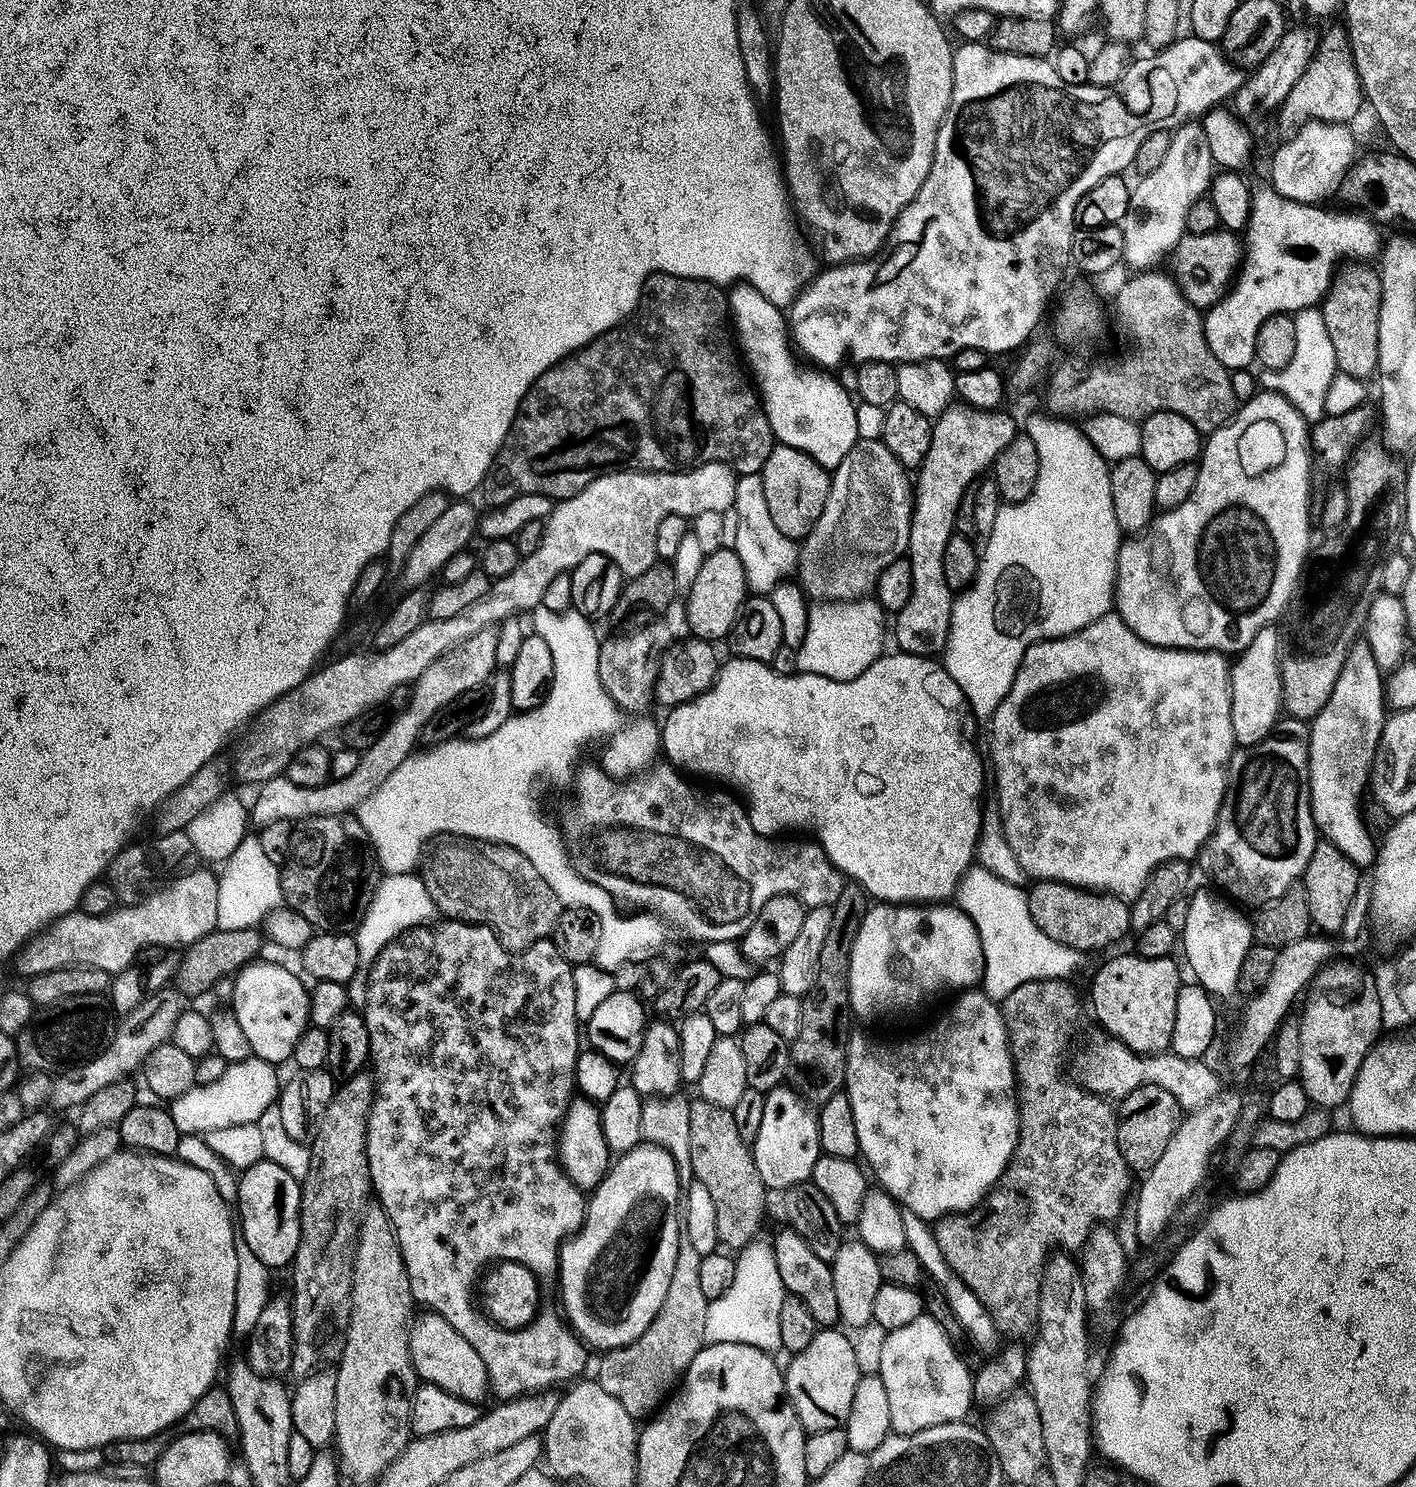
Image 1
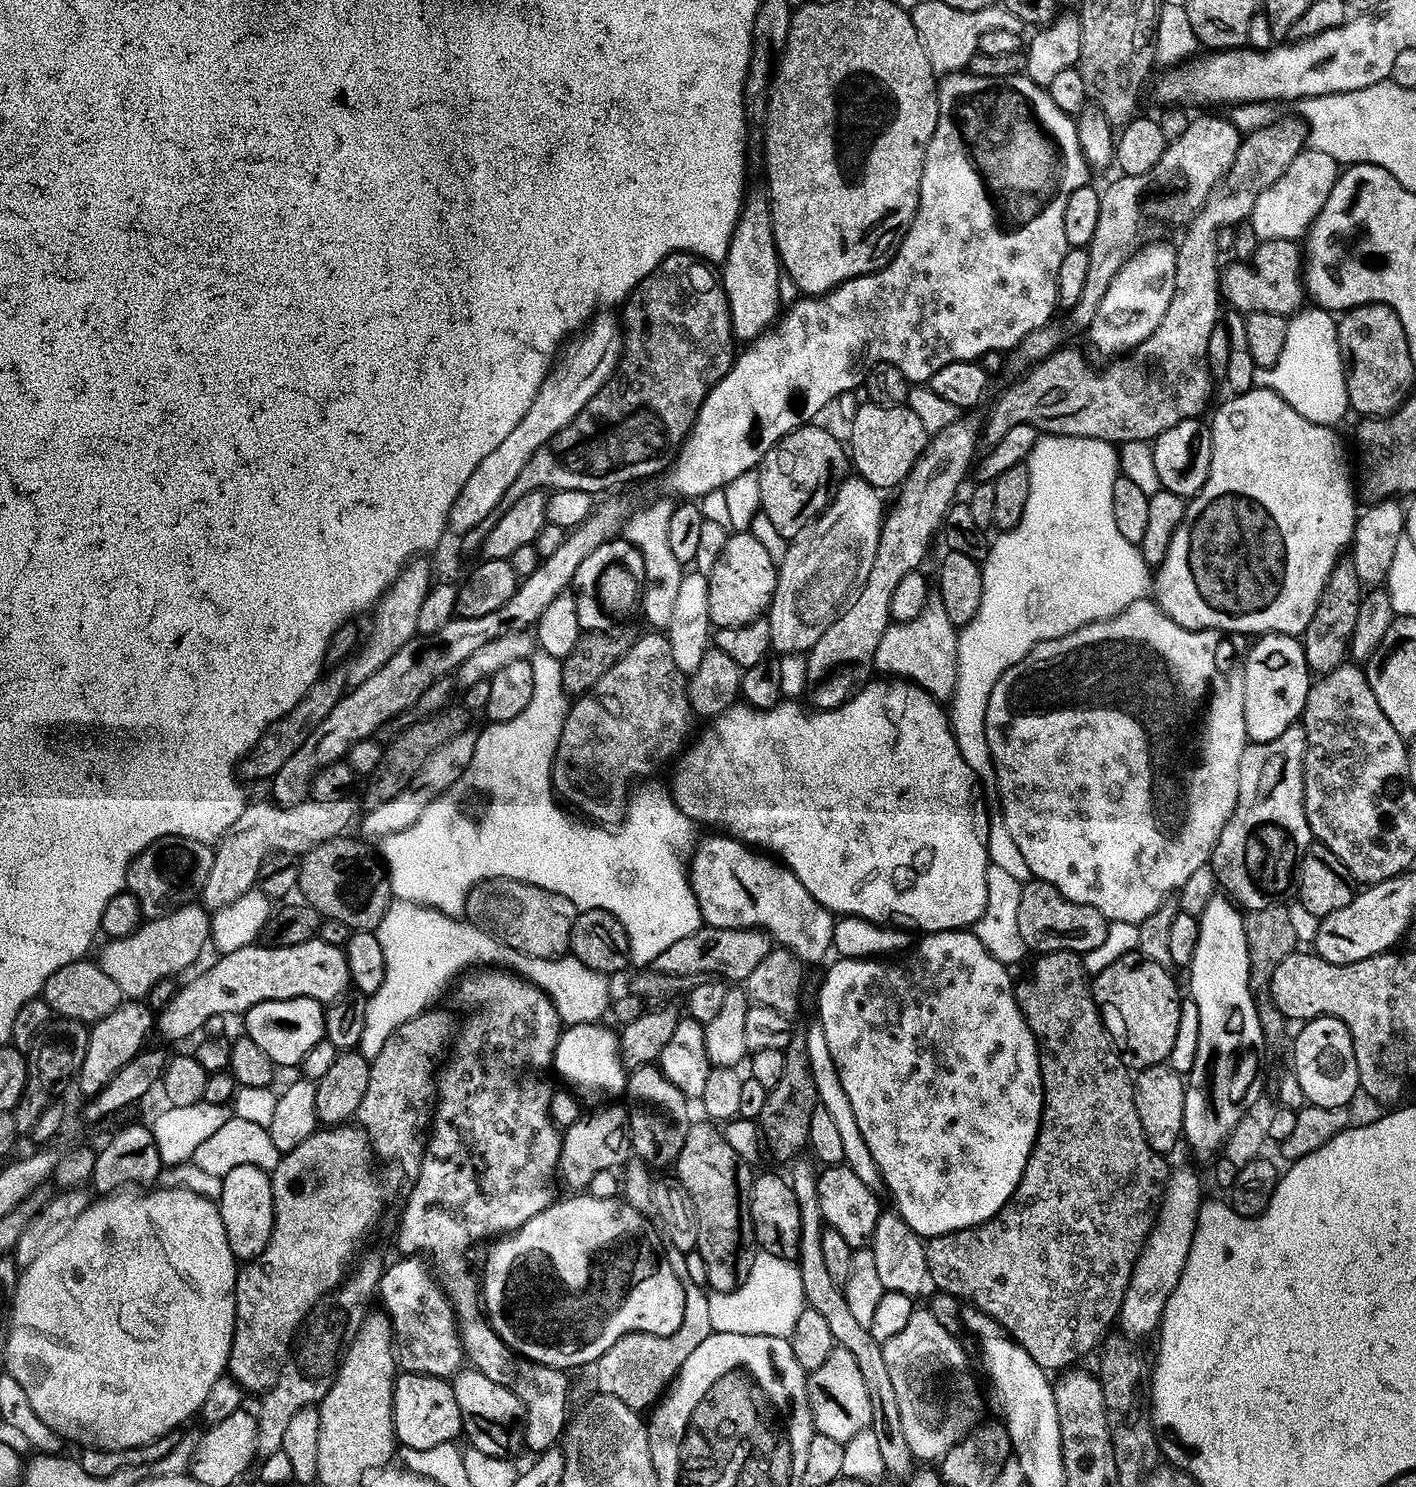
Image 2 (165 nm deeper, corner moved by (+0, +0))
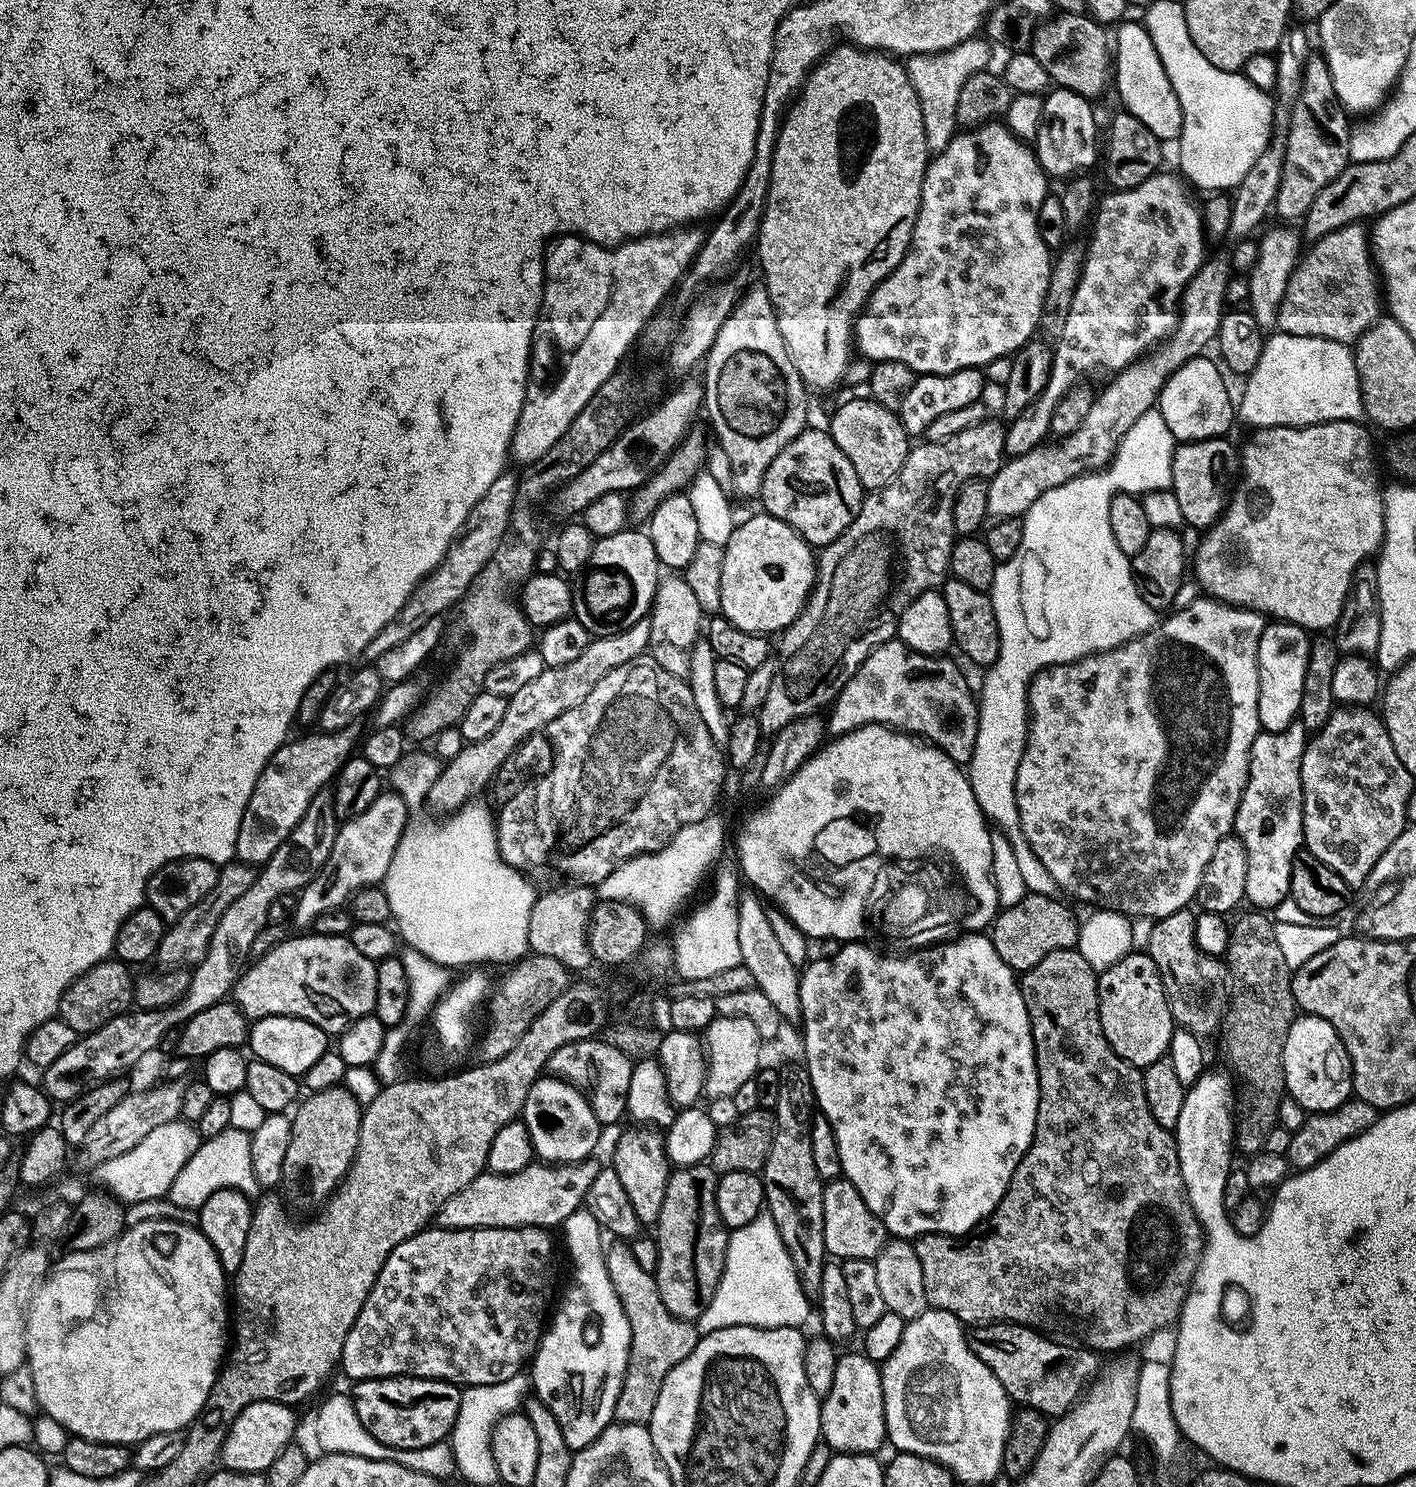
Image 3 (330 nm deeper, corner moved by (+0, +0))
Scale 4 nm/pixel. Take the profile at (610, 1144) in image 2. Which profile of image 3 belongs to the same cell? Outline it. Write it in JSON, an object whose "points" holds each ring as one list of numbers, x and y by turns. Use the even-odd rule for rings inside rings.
{"points":[[589,1158,578,1164,556,1164,549,1166,544,1162,531,1162,517,1173,508,1175,481,1174,470,1182,458,1194,454,1194,440,1207,434,1220,442,1228,543,1228,552,1230,552,1227,563,1225,570,1214,581,1211,585,1203,587,1190,594,1178,599,1174,601,1165,595,1164,595,1159]]}

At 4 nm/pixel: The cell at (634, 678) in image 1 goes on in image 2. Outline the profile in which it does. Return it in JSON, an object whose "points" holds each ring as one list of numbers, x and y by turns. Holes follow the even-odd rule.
{"points":[[648,630,645,636,637,635,624,657,614,662,614,666,610,666,602,678,598,678,591,692,581,695,577,700,580,701,577,704,575,701,569,707,568,716,564,719,556,747,556,760,552,763,552,787,581,812,581,817,601,826,616,826,628,810,628,784,635,785,645,778,655,777,652,775,663,764,671,765,689,743,688,731,692,728,694,713,688,701,686,673,674,662,667,635]]}

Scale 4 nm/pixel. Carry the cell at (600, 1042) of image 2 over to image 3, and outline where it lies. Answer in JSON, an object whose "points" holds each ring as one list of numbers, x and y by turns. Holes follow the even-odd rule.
{"points":[[551,1074,541,1075,530,1086,522,1121,528,1127,533,1153,541,1161,556,1164,578,1164,589,1159,602,1132,602,1126,596,1121,594,1110,584,1093,567,1080]]}

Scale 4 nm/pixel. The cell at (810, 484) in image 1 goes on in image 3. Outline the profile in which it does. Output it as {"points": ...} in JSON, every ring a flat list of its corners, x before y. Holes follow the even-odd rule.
{"points":[[811,428,799,432,770,462,758,499,767,515,786,522,808,544,823,546,848,529,862,506,866,489,858,482,850,458,838,450,827,431]]}

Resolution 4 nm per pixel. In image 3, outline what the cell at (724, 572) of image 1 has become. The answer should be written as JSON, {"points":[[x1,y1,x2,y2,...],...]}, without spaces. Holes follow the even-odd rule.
{"points":[[767,514,741,519,724,545,720,612,731,624,738,626,738,630,761,634,783,633,785,628,795,623,812,595,817,571,818,556,813,545,805,542,786,522]]}

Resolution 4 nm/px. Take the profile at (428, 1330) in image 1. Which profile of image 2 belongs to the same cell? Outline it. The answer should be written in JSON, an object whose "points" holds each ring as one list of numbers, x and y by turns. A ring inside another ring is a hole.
{"points":[[475,1366,461,1367,450,1383,454,1390,454,1398,458,1398,458,1410,464,1423,462,1432,468,1435,468,1444,482,1454,494,1456,497,1460,516,1458,524,1448,524,1407,518,1397,506,1386,498,1386,498,1382,490,1382,486,1374,482,1374]]}

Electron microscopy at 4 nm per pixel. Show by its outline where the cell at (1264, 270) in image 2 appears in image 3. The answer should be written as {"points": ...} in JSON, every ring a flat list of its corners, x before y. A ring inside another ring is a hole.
{"points":[[1363,223,1347,224,1321,240,1315,241,1312,248,1303,253,1300,263,1292,271,1286,286,1285,297,1275,317,1275,327,1286,334,1326,338,1339,344,1355,345,1360,336,1371,324,1382,316,1382,284,1378,279,1378,269,1370,247,1370,232]]}

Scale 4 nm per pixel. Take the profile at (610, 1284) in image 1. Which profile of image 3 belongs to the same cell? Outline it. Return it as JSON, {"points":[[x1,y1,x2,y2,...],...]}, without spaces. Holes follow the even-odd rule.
{"points":[[429,1226,419,1232,415,1232,408,1240,402,1241,397,1248,385,1258,384,1265,380,1267,380,1272,376,1276,374,1286,370,1290,370,1294,366,1298,366,1302,362,1306,362,1310,358,1314,358,1318,354,1322,354,1326,350,1326,350,1330,346,1334,346,1342,342,1346,342,1354,338,1361,339,1367,344,1367,344,1372,349,1376,349,1381,357,1380,384,1380,387,1376,421,1376,423,1380,445,1380,447,1384,457,1386,475,1386,478,1384,497,1384,498,1382,506,1382,510,1378,521,1375,520,1368,529,1363,533,1359,537,1346,540,1345,540,1337,546,1328,546,1312,544,1316,544,1307,548,1304,548,1292,544,1287,548,1284,548,1279,552,1276,552,1268,548,1263,552,1260,552,1240,547,1231,543,1228,442,1228,439,1226]]}

